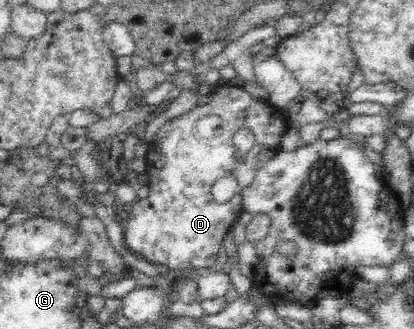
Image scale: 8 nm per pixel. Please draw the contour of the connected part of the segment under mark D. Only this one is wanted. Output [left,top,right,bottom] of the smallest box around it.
[122,83,290,272]

